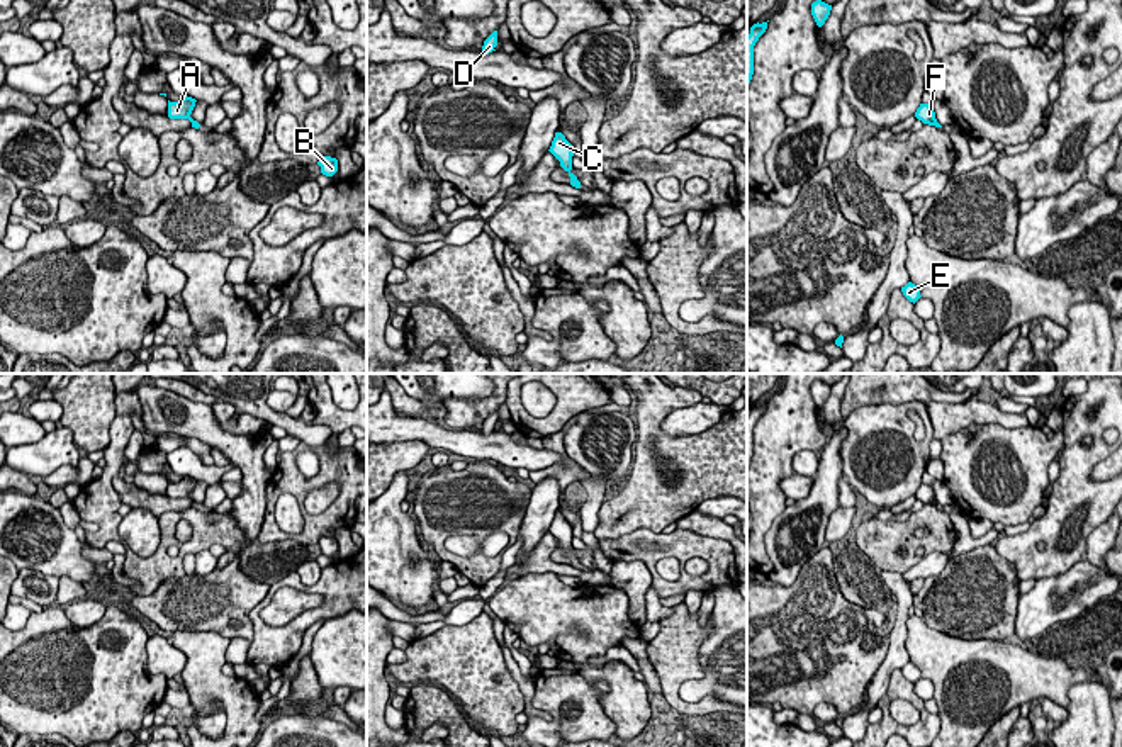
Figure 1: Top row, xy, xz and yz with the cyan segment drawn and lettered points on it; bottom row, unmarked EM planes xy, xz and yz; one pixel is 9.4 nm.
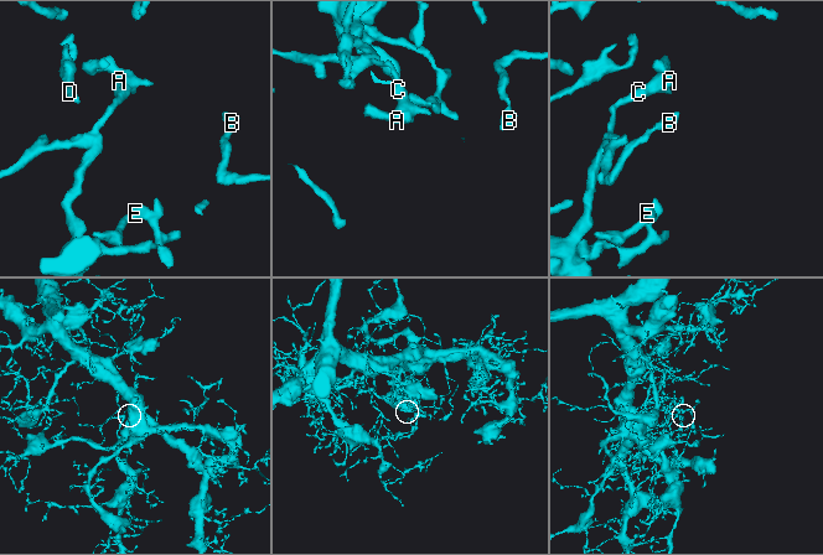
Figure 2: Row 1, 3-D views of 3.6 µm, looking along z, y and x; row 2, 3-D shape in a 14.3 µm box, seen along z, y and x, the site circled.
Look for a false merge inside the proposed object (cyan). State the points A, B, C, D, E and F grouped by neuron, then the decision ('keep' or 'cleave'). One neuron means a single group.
groups A B C D E F; keep

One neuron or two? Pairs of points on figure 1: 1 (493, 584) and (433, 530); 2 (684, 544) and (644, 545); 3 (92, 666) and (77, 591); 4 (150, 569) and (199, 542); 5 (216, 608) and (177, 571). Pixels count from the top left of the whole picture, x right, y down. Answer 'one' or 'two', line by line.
1: two
2: one
3: two
4: one
5: two

